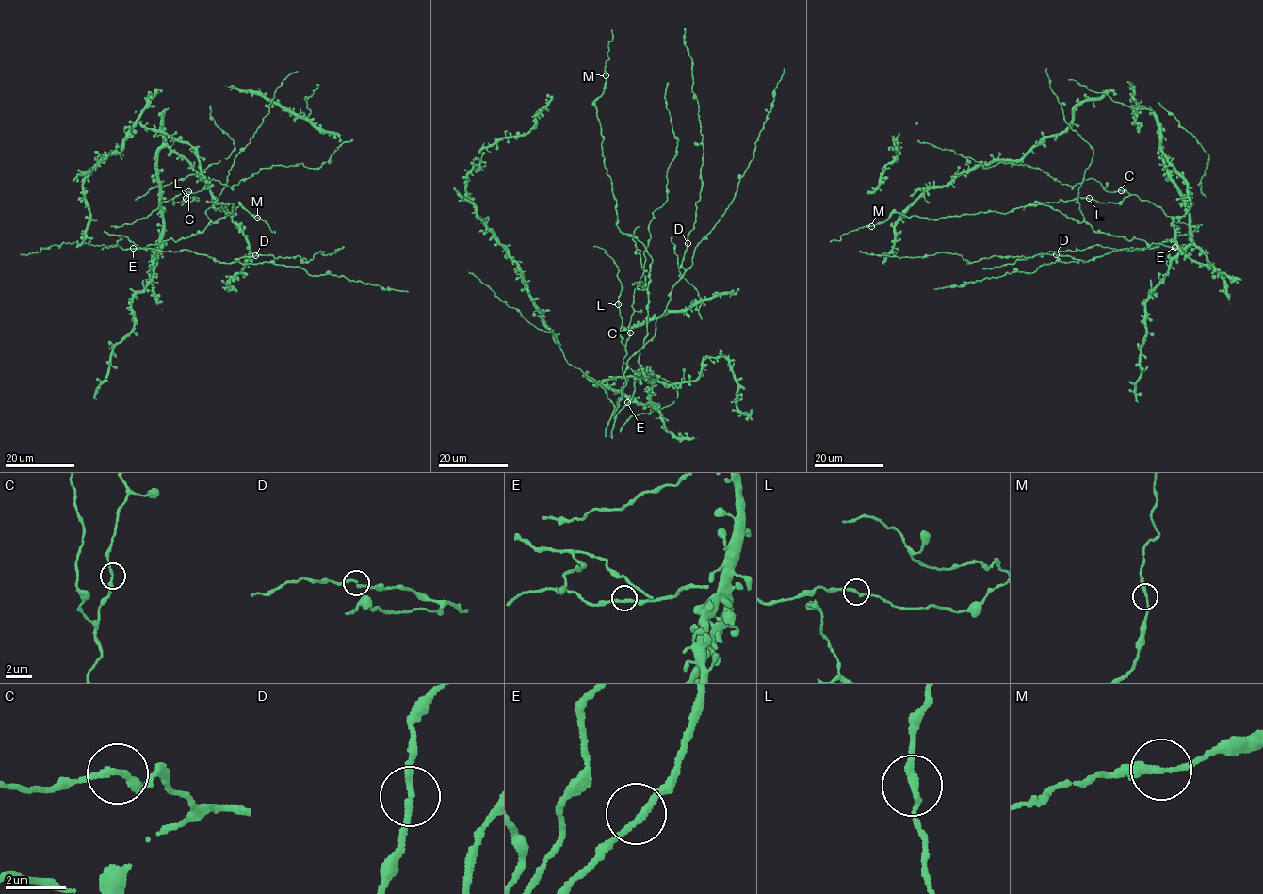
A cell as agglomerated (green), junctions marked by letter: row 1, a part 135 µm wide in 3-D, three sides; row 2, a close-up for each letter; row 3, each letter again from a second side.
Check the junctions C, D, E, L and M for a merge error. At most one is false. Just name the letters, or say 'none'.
none

